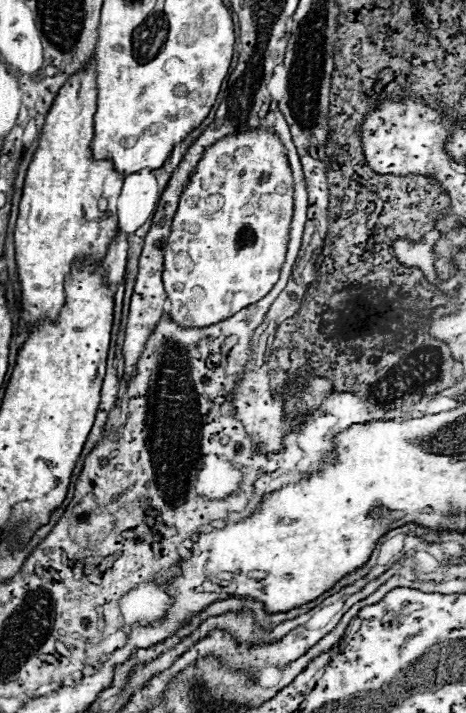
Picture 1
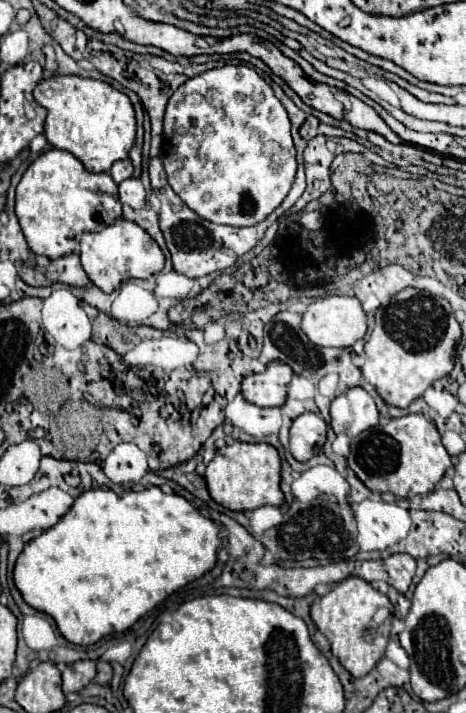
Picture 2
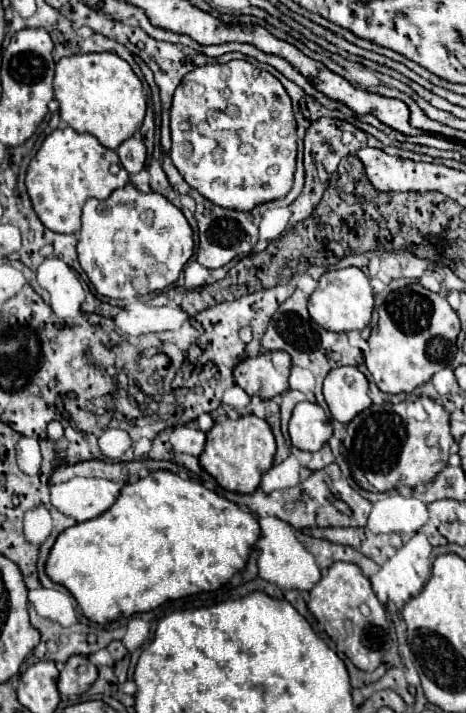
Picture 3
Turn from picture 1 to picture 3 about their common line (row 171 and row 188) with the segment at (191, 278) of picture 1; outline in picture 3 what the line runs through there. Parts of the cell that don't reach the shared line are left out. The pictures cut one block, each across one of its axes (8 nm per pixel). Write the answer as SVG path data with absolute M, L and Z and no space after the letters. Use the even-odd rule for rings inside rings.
M246 60L198 66L188 72L176 88L170 122L170 158L184 180L210 202L248 212L262 202L284 198L290 192L296 166L296 120L286 88L270 72Z

